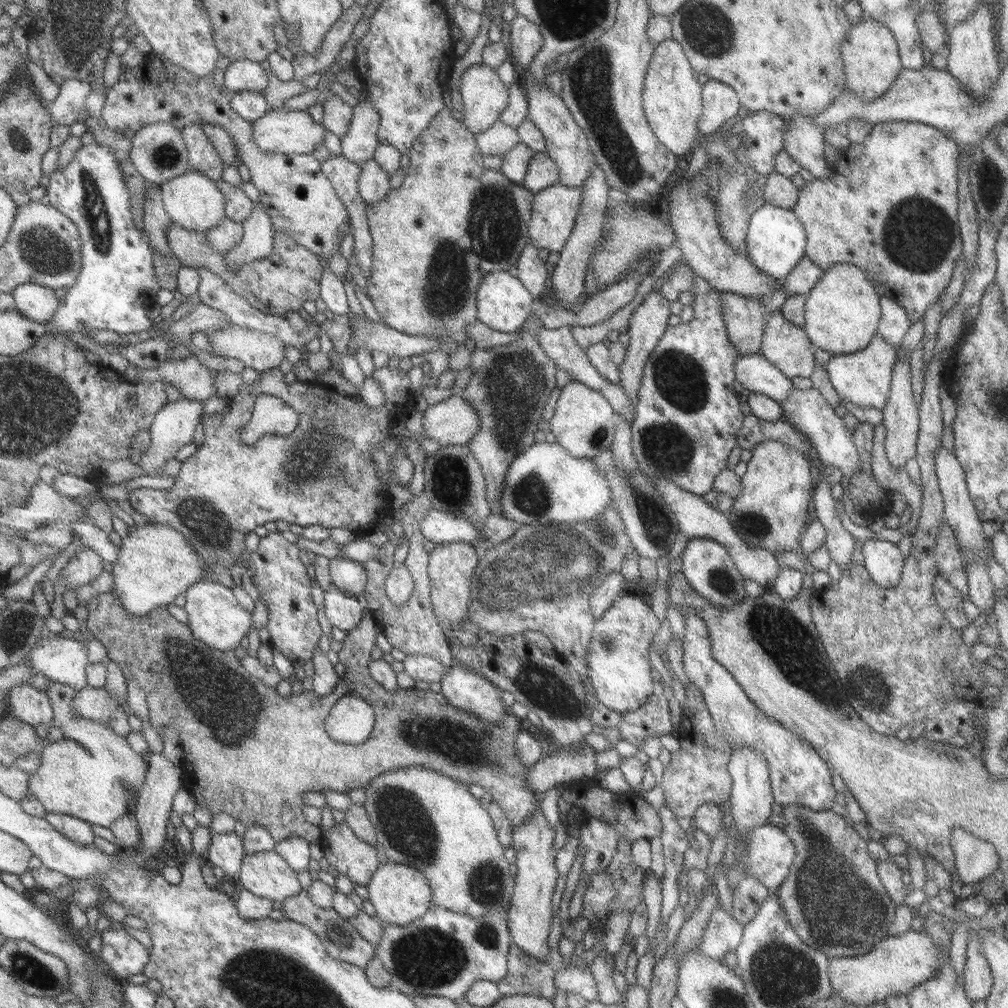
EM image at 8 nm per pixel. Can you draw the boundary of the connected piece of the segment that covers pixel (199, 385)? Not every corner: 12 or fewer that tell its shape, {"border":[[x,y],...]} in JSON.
{"border":[[199,358],[143,369],[137,384],[164,379],[183,398],[217,395],[214,372]]}

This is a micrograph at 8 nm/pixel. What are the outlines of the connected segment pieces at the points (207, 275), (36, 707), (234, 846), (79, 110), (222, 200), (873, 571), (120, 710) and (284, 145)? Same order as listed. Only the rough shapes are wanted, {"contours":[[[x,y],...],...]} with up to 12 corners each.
{"contours":[[[197,269],[201,302],[233,325],[277,336],[303,349],[321,336],[317,324],[297,332],[289,319],[255,308],[219,274]],[[30,683],[11,688],[10,715],[51,726],[49,696]],[[242,829],[212,834],[205,861],[237,879],[246,851]],[[66,80],[49,112],[58,126],[83,123],[90,82]],[[199,170],[161,184],[175,225],[206,233],[226,217],[222,183]],[[862,541],[862,566],[881,588],[894,587],[904,564],[893,542]],[[85,687],[73,707],[81,717],[129,736],[128,708],[109,690]],[[275,108],[254,122],[269,154],[306,155],[325,126],[309,112]]]}

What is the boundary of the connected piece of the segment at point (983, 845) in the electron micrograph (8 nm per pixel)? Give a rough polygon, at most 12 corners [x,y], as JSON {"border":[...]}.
{"border":[[961,828],[950,831],[955,876],[984,881],[997,869],[995,848]]}

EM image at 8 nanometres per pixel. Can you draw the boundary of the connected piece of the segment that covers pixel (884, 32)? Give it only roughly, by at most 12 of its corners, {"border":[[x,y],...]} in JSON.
{"border":[[862,19],[839,54],[843,89],[865,102],[902,69],[885,25]]}

